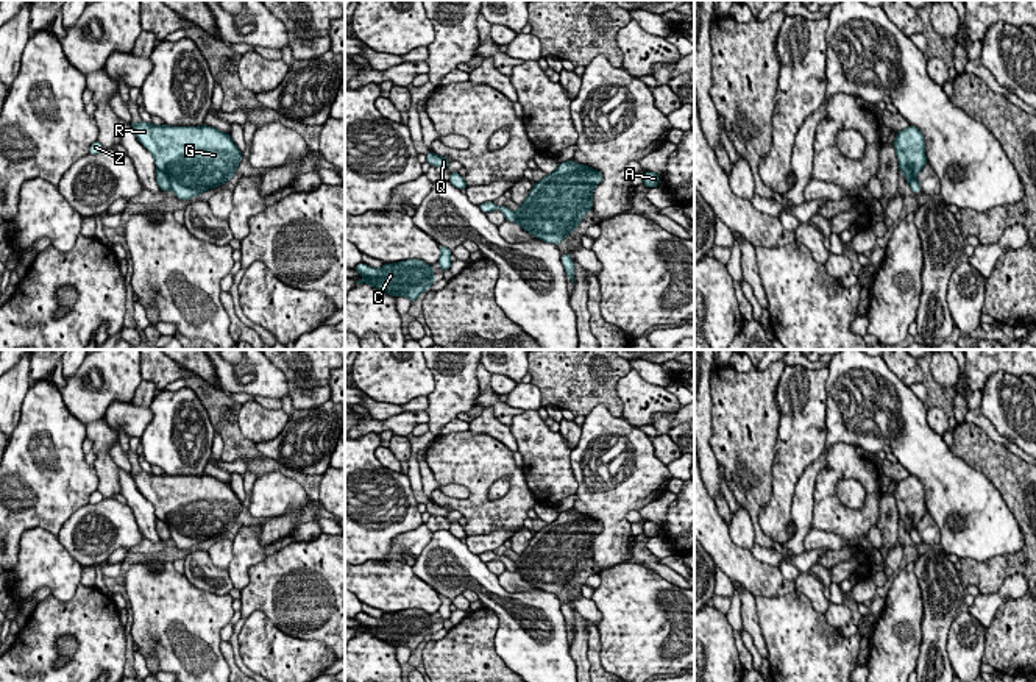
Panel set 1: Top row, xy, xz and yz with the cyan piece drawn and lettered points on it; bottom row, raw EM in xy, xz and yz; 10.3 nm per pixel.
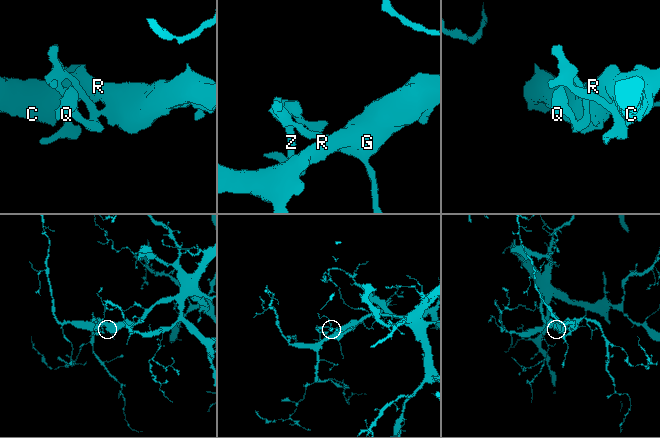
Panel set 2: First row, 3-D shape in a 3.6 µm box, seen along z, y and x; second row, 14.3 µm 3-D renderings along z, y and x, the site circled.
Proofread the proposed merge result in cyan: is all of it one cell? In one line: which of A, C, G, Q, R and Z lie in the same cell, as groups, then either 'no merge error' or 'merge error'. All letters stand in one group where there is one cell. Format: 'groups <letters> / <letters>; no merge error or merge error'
groups A C G Q R Z; no merge error

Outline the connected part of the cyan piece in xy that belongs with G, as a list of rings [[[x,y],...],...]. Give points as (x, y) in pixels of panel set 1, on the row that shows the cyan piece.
[[[133,123],[137,140],[153,155],[156,162],[156,183],[161,192],[173,190],[178,200],[190,200],[208,189],[229,181],[242,159],[242,153],[231,136],[214,126],[170,126],[153,123]]]

